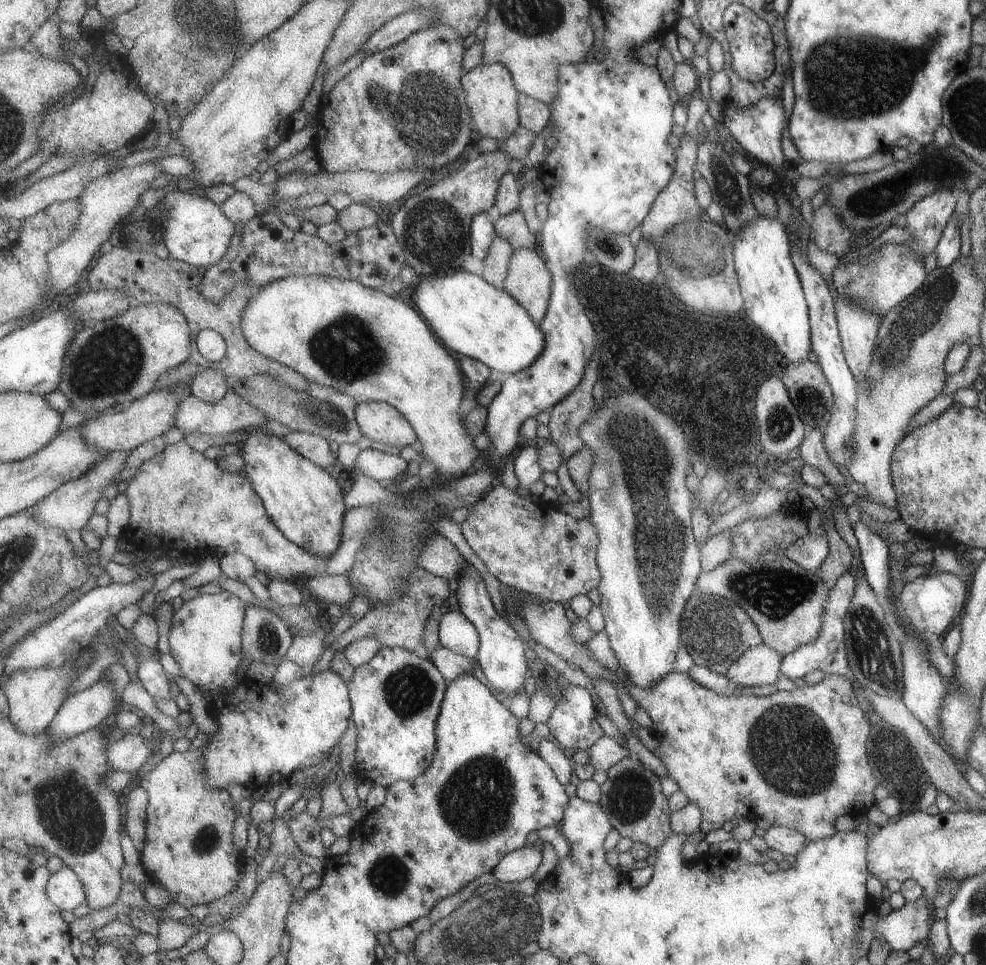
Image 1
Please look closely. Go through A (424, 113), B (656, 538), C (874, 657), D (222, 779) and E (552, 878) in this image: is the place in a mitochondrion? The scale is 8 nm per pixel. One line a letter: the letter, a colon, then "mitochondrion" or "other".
A: mitochondrion
B: mitochondrion
C: mitochondrion
D: other
E: other

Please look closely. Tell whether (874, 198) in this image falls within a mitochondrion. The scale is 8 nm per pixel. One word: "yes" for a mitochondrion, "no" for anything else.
yes

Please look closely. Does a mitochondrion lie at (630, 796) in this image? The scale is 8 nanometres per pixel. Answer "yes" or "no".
yes

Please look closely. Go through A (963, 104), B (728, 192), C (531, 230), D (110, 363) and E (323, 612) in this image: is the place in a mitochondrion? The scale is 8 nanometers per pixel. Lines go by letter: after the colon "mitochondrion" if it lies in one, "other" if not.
A: mitochondrion
B: mitochondrion
C: other
D: mitochondrion
E: other

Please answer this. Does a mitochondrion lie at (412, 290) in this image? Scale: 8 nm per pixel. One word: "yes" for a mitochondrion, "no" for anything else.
no

